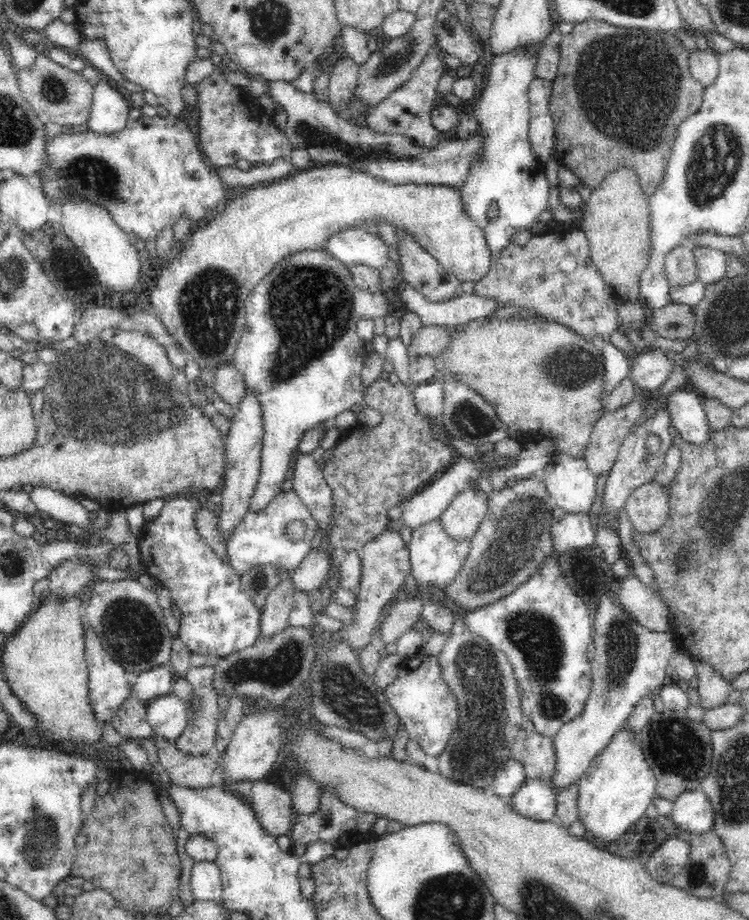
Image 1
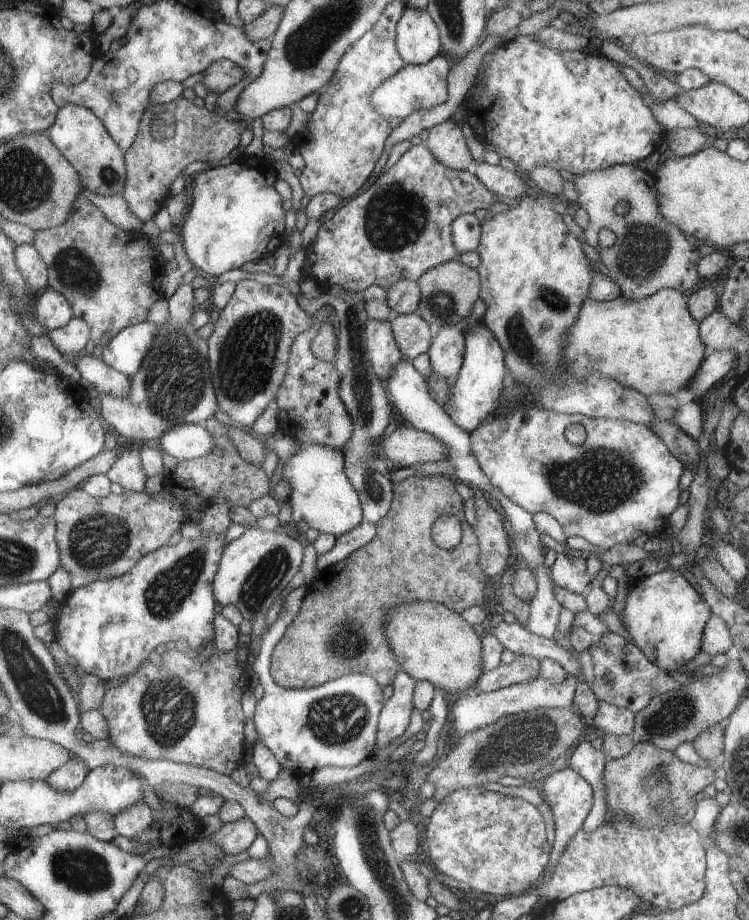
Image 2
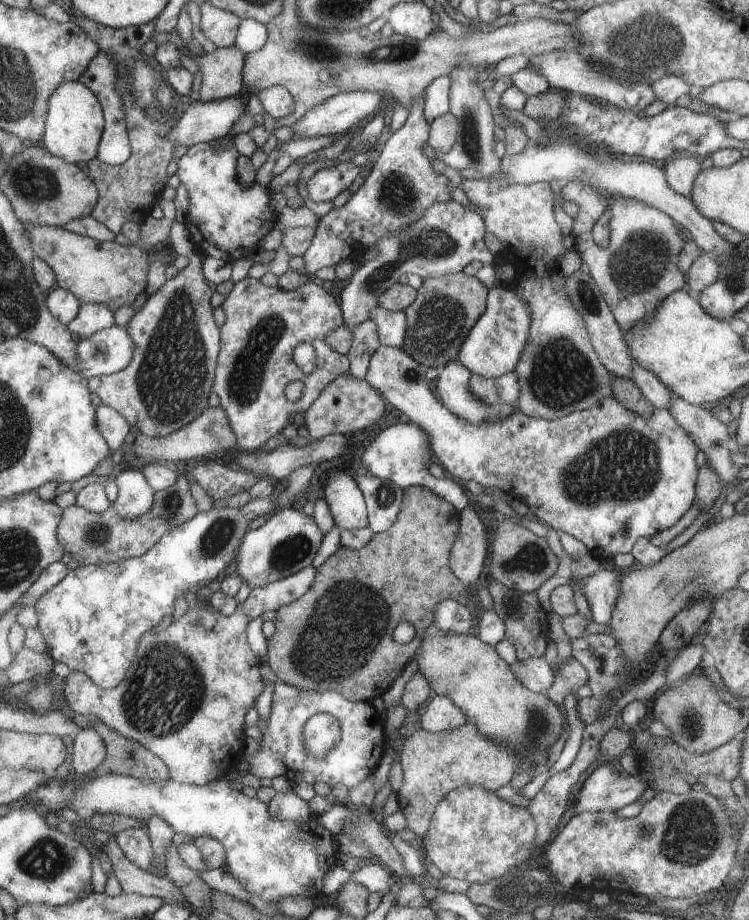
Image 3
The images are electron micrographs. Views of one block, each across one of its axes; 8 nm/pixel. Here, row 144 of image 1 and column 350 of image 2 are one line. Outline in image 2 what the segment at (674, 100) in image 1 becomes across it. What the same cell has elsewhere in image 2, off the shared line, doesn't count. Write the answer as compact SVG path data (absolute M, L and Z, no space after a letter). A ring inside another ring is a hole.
M411 476L394 483L392 508L377 522L376 536L348 558L338 561L316 575L307 585L306 604L302 604L292 624L274 647L271 656L273 679L286 689L305 689L322 686L342 675L364 673L372 675L382 686L393 684L400 663L385 635L387 612L398 603L410 601L448 602L448 608L459 614L471 606L482 605L486 600L486 575L479 565L480 547L474 530L464 518L464 504L456 492L450 476ZM442 515L452 515L462 523L463 535L458 546L442 550L434 541L432 525Z

